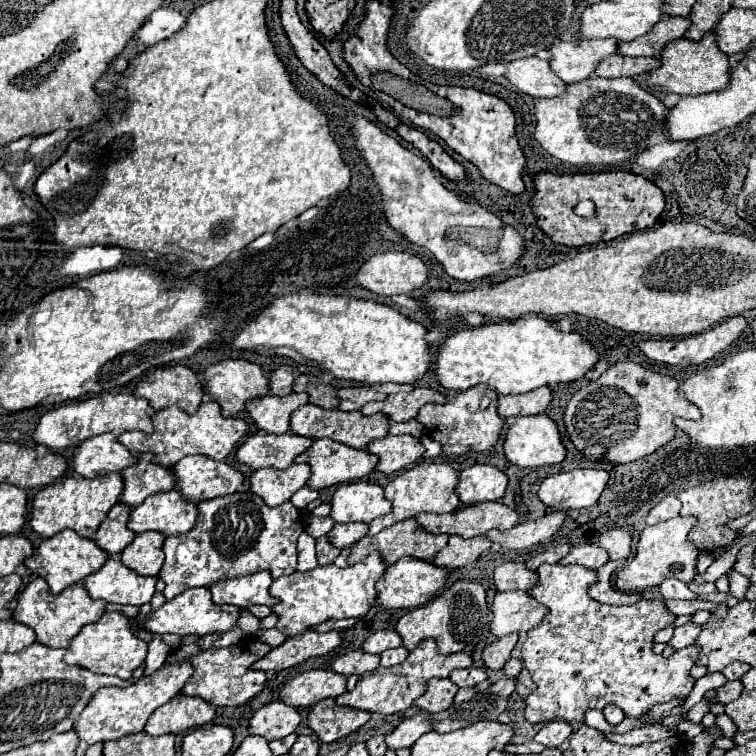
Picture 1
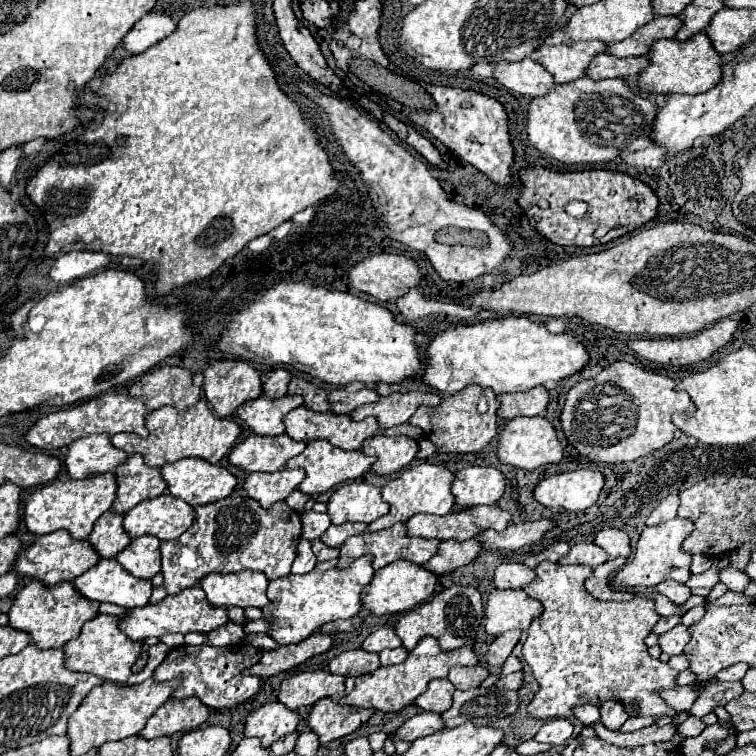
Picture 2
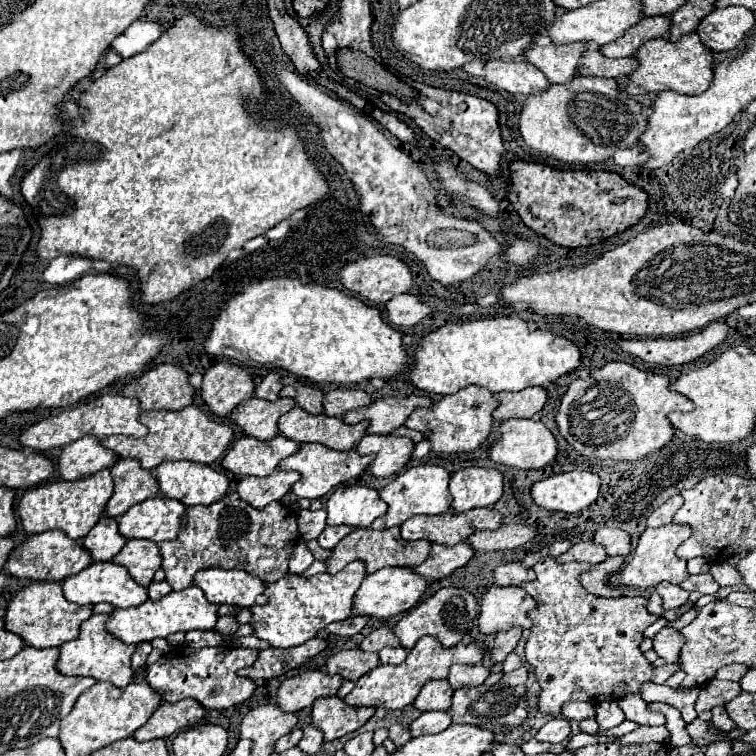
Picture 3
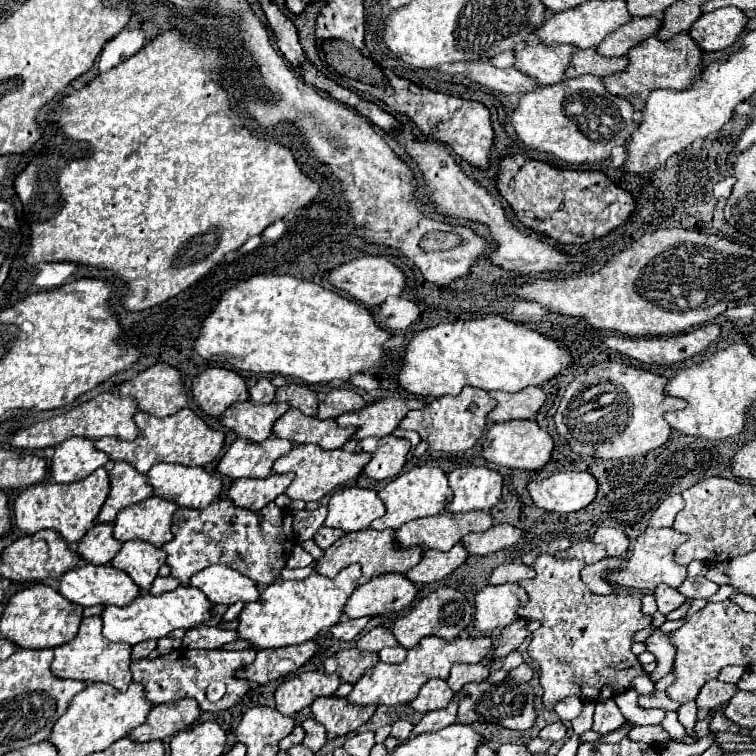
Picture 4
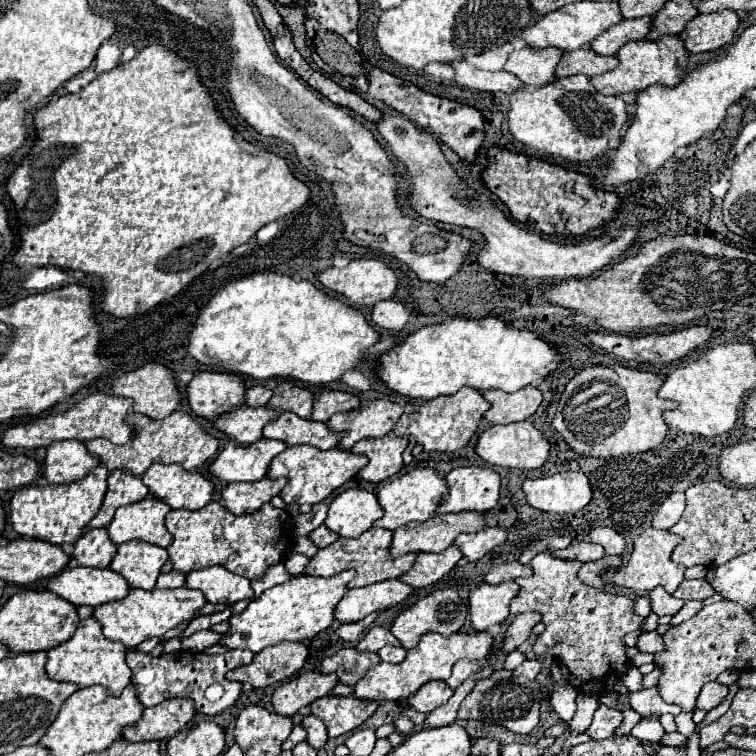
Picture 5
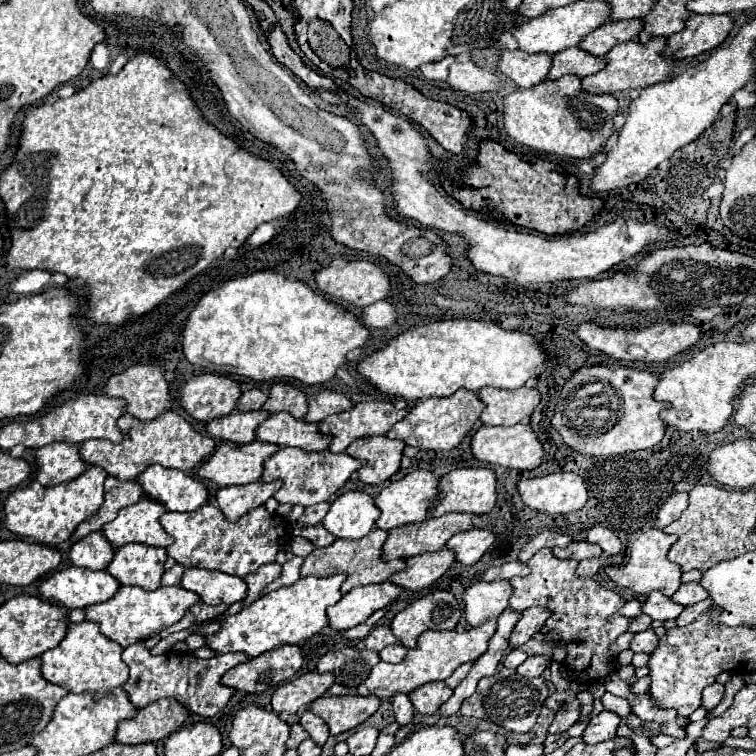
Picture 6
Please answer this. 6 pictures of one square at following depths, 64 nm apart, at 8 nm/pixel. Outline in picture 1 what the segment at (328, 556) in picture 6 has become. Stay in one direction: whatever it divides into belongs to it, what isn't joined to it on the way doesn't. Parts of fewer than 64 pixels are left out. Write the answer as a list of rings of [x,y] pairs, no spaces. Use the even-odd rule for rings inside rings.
[[[410,518],[410,520],[404,520],[404,522],[398,522],[398,524],[390,526],[390,528],[384,528],[376,536],[364,536],[364,538],[360,538],[358,544],[352,544],[352,548],[350,548],[348,564],[356,564],[356,562],[364,560],[368,556],[368,552],[372,552],[372,550],[380,552],[384,564],[394,564],[402,556],[412,556],[412,558],[418,558],[418,560],[426,560],[428,562],[428,560],[434,560],[436,552],[440,552],[446,544],[448,544],[448,536],[446,534],[424,532],[422,528],[416,526],[416,520]]]

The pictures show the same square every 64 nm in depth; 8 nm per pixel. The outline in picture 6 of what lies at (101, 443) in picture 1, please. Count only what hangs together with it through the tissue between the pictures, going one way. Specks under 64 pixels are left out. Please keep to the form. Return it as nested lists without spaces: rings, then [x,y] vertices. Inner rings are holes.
[[[52,442],[48,446],[38,448],[34,460],[36,460],[34,480],[40,482],[42,486],[70,482],[88,468],[88,464],[82,462],[82,458],[78,456],[78,446],[66,442]]]

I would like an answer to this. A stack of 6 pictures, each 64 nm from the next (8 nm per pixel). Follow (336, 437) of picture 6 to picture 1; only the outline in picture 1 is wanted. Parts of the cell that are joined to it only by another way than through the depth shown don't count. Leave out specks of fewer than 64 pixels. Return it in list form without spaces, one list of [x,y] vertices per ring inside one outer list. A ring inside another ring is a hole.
[[[412,388],[412,390],[402,390],[398,394],[390,394],[382,402],[368,402],[360,412],[366,416],[382,412],[392,422],[406,422],[412,420],[418,414],[418,410],[428,402],[444,404],[446,396],[442,396],[432,388]]]

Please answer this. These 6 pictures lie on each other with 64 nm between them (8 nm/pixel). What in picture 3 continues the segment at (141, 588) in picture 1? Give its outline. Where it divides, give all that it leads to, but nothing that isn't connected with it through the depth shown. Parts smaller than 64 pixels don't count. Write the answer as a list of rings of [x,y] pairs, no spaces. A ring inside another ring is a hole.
[[[92,562],[82,572],[64,578],[62,590],[70,602],[76,602],[82,606],[108,602],[118,608],[128,608],[128,606],[136,606],[136,604],[142,604],[148,600],[148,590],[144,586],[136,584],[124,566],[116,566],[114,562]]]

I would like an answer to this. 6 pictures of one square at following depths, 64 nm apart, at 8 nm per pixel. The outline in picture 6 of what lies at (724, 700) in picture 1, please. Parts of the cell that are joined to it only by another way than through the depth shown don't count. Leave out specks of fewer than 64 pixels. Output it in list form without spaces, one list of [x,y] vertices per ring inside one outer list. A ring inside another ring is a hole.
[[[714,682],[712,686],[704,688],[704,692],[702,692],[702,706],[706,710],[712,710],[722,700],[722,696],[724,696],[724,686],[718,684],[718,682]]]

